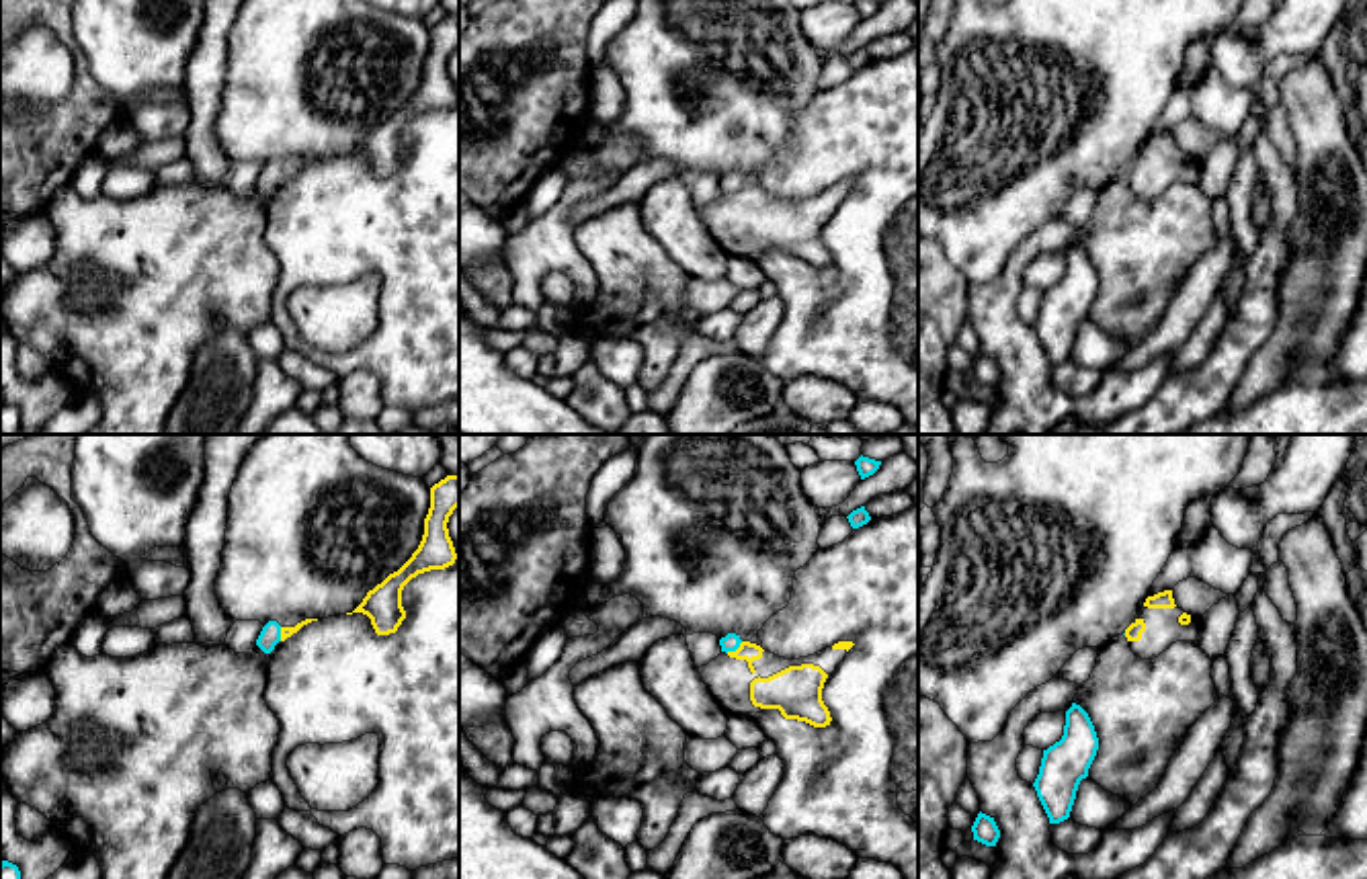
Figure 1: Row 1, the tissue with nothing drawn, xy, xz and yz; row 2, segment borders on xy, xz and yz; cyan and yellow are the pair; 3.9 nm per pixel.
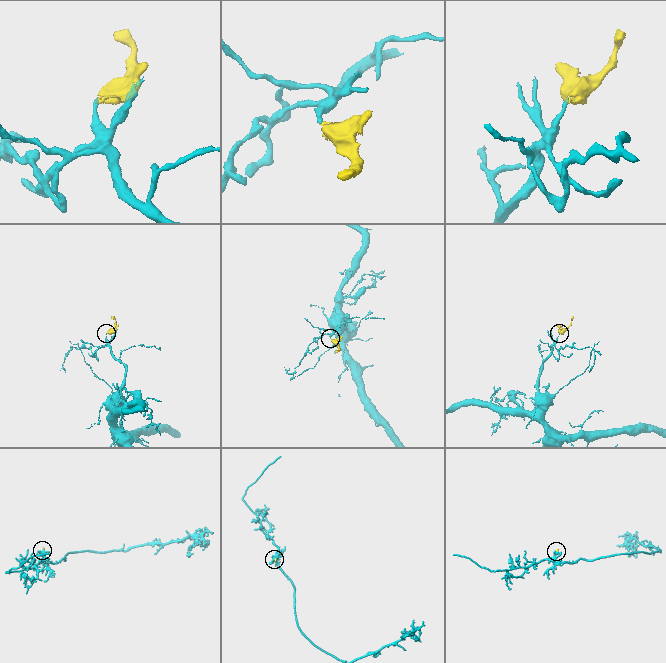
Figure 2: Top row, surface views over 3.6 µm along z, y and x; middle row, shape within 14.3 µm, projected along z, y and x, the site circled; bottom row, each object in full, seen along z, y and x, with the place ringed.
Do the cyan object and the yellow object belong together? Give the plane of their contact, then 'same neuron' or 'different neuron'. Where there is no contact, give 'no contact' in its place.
meets cyan in xz; different neuron

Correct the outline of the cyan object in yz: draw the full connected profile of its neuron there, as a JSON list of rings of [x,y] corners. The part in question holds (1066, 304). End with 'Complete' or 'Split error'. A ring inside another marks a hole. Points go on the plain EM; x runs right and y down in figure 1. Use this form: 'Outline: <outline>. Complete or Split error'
Outline: [[[1072,244],[1066,252],[1064,277],[1043,291],[1039,316],[1033,324],[1049,365],[1070,359],[1078,326],[1088,318],[1096,291],[1099,279],[1088,254]]]. Complete

